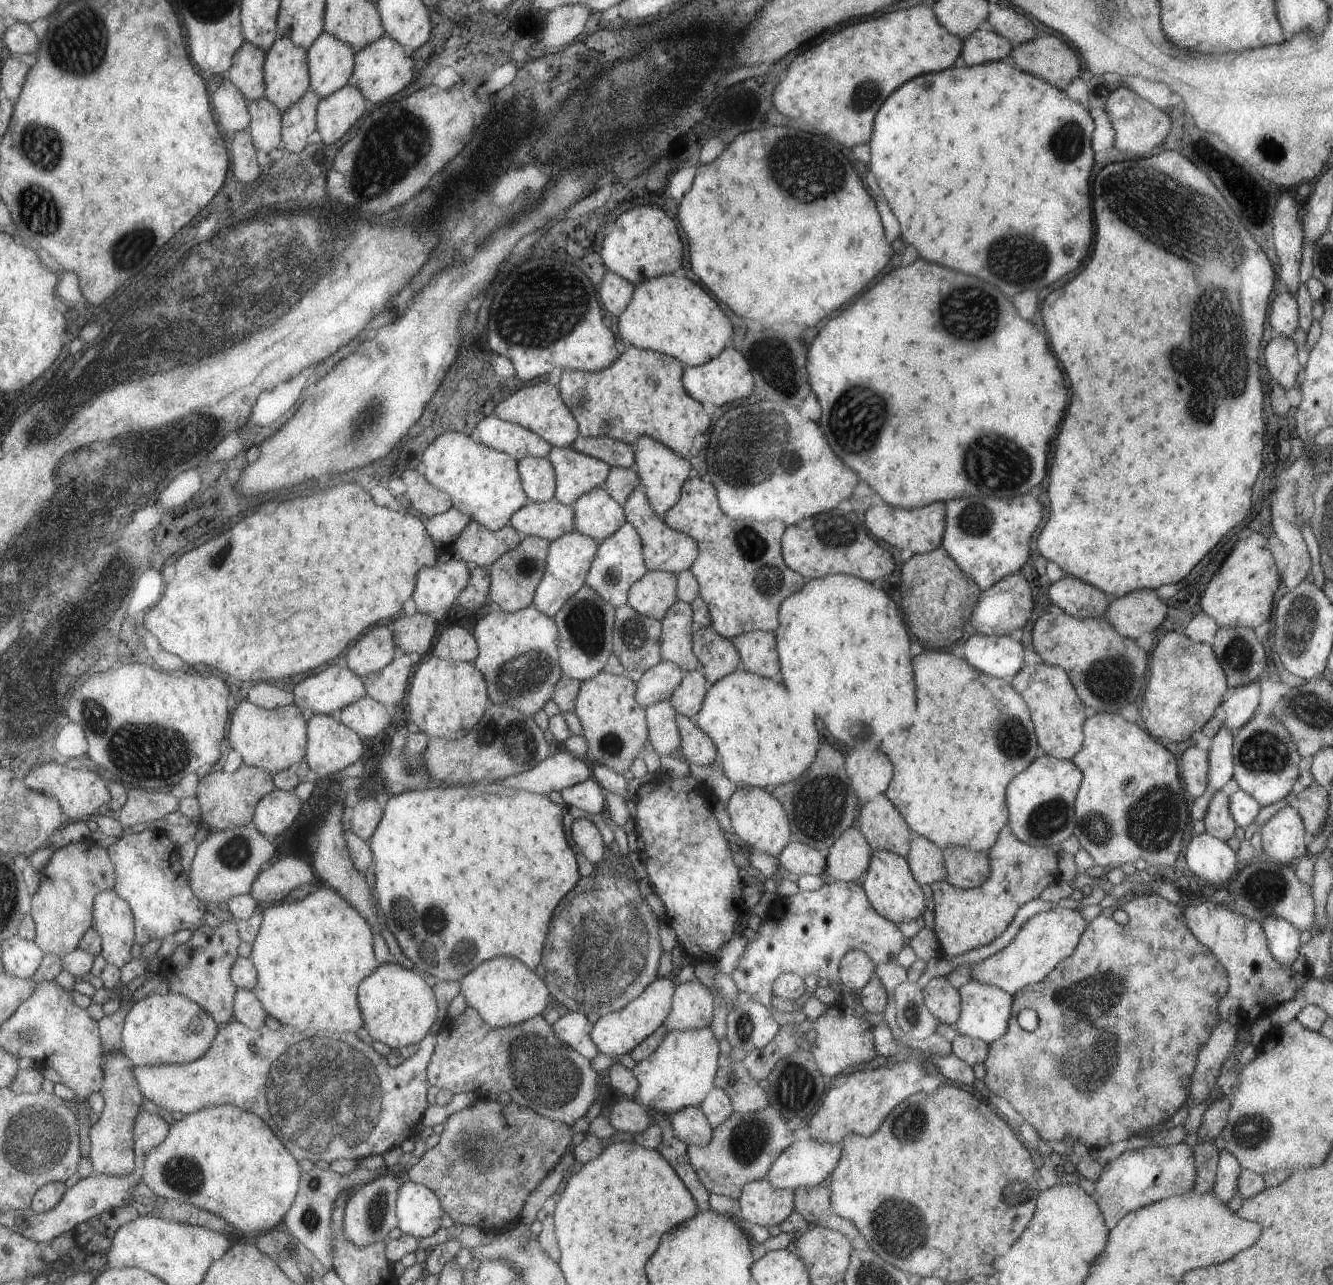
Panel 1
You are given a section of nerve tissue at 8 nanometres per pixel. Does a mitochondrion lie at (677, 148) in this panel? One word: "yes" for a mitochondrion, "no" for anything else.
no

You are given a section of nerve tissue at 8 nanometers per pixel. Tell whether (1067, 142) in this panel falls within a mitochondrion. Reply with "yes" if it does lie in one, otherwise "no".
yes

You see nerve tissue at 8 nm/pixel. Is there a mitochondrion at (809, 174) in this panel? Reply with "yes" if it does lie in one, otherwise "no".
yes

